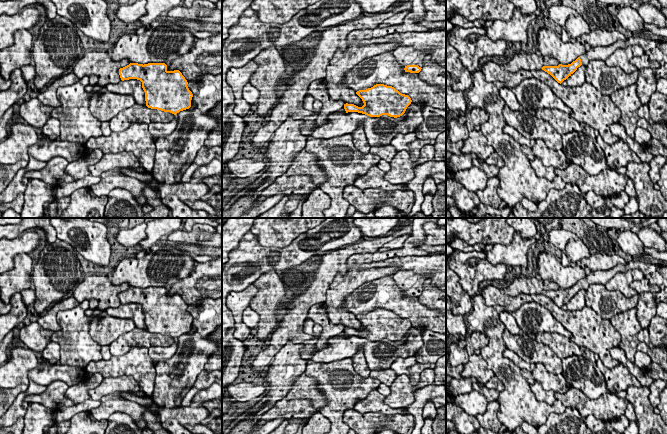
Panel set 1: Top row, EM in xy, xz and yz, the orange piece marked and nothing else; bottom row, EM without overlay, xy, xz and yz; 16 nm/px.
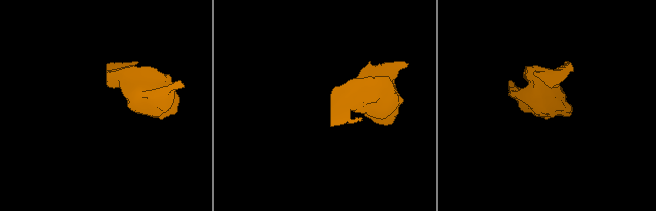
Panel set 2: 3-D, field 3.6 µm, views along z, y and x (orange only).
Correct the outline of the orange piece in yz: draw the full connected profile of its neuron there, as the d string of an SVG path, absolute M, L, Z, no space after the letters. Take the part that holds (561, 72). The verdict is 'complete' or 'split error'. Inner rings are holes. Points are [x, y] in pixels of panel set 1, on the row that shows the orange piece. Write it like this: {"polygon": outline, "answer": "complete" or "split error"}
{"polygon": "M632 36L626 41L618 40L610 46L606 47L592 47L589 51L580 55L575 61L568 65L559 64L558 66L543 66L542 70L550 74L558 83L562 83L569 76L571 76L581 65L587 66L592 60L605 61L607 57L614 53L615 50L628 49L631 45L640 45L644 52L651 50L658 46L660 41L657 39L651 40L645 36Z", "answer": "split error"}

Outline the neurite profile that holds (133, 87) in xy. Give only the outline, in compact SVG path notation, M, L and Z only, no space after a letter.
M120 80L117 84L108 84L106 89L112 93L131 95L134 97L136 104L146 106L145 92L142 88L142 82L140 80Z

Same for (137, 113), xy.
M134 104L132 107L120 111L113 117L110 123L112 132L121 132L127 129L131 123L168 123L175 115L157 109L148 108L145 105Z

